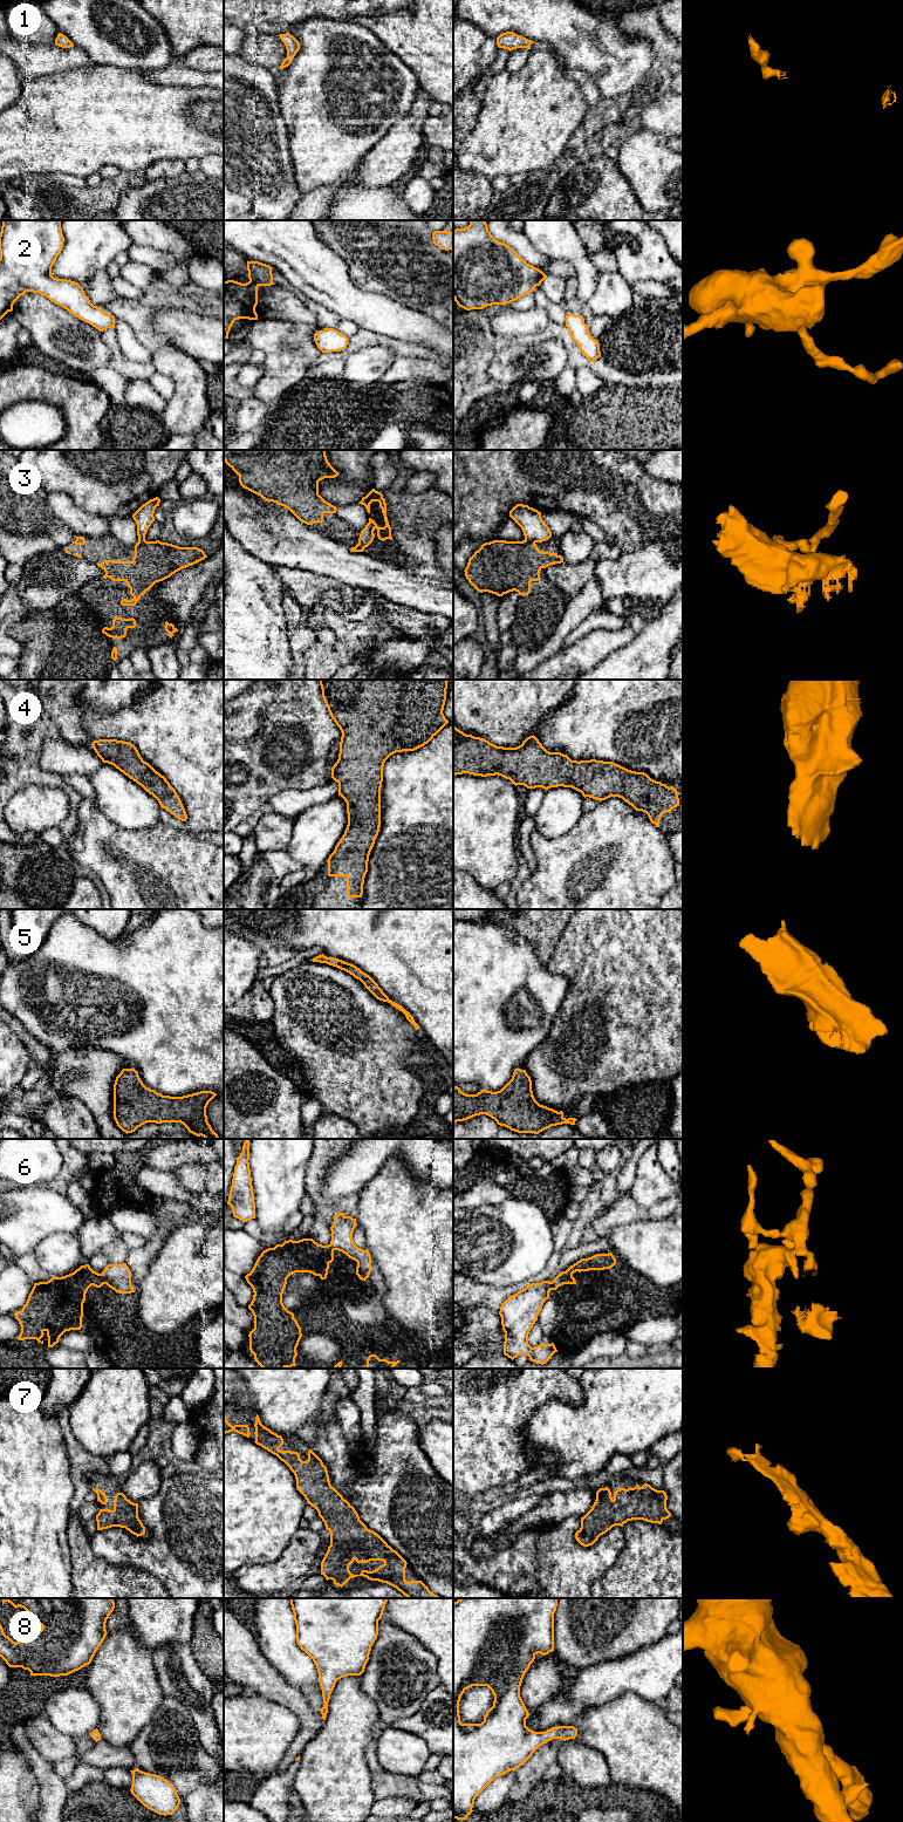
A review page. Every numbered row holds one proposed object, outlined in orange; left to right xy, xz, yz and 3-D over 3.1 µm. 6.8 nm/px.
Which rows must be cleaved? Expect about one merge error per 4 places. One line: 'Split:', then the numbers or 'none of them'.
Split: 3, 6

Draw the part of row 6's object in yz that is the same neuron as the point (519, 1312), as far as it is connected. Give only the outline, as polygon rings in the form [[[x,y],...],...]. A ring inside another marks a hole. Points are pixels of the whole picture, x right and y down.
[[[562,1271],[552,1282],[528,1284],[501,1304],[499,1315],[505,1332],[505,1356],[513,1360],[525,1354],[531,1362],[543,1365],[557,1352],[554,1343],[532,1347],[528,1344],[528,1333],[538,1321],[543,1303],[549,1298],[549,1292],[561,1287],[565,1274]]]

